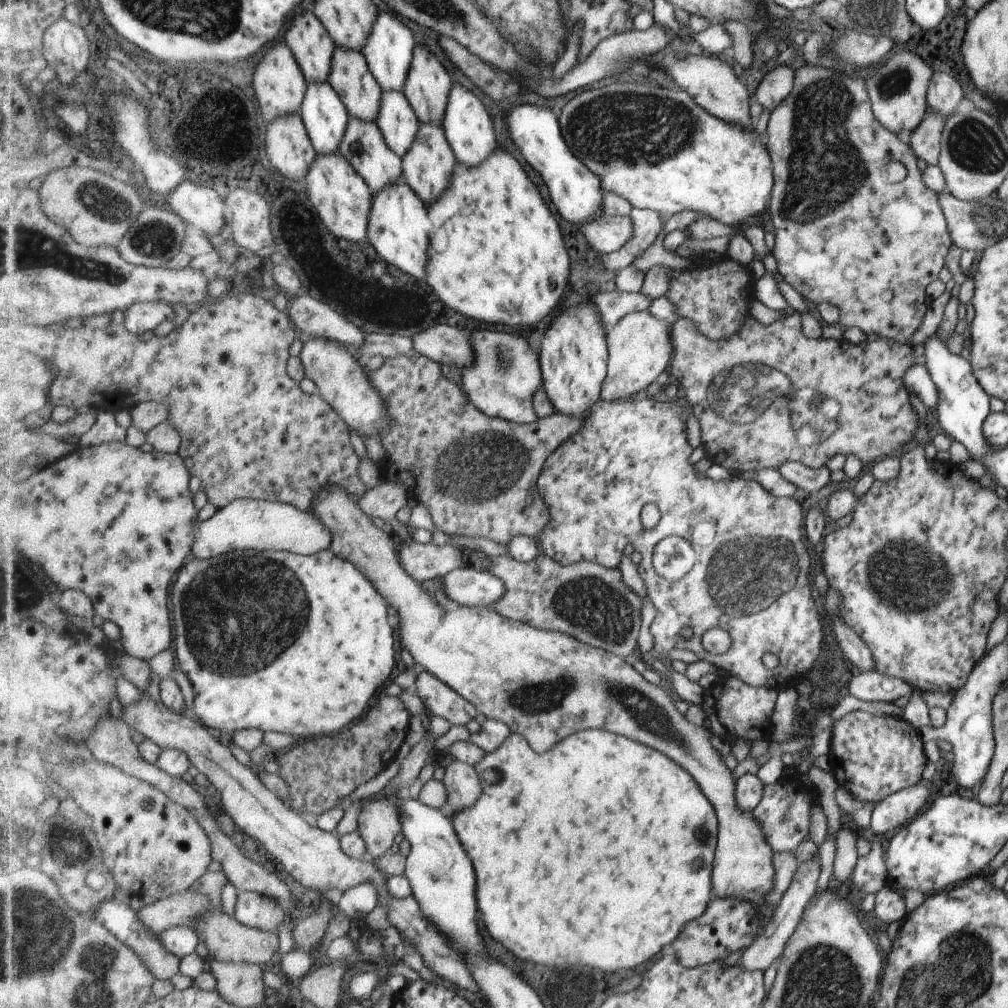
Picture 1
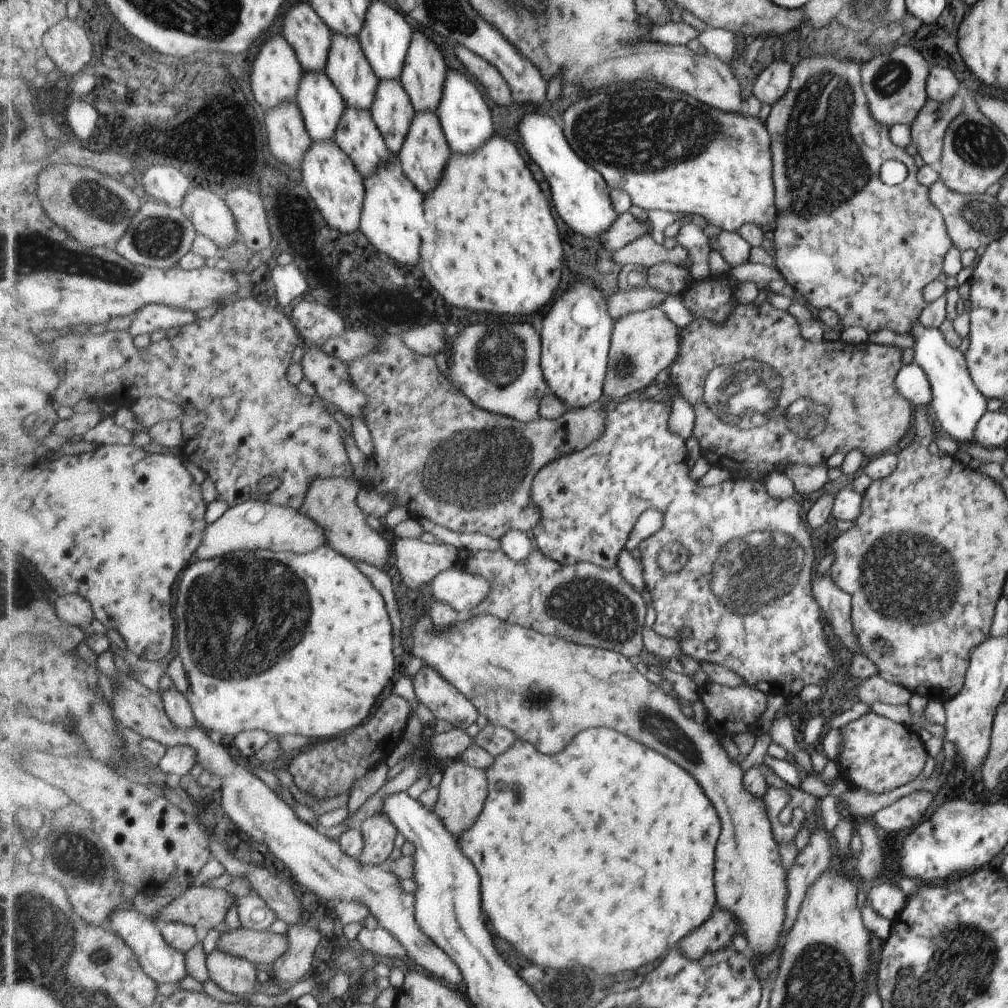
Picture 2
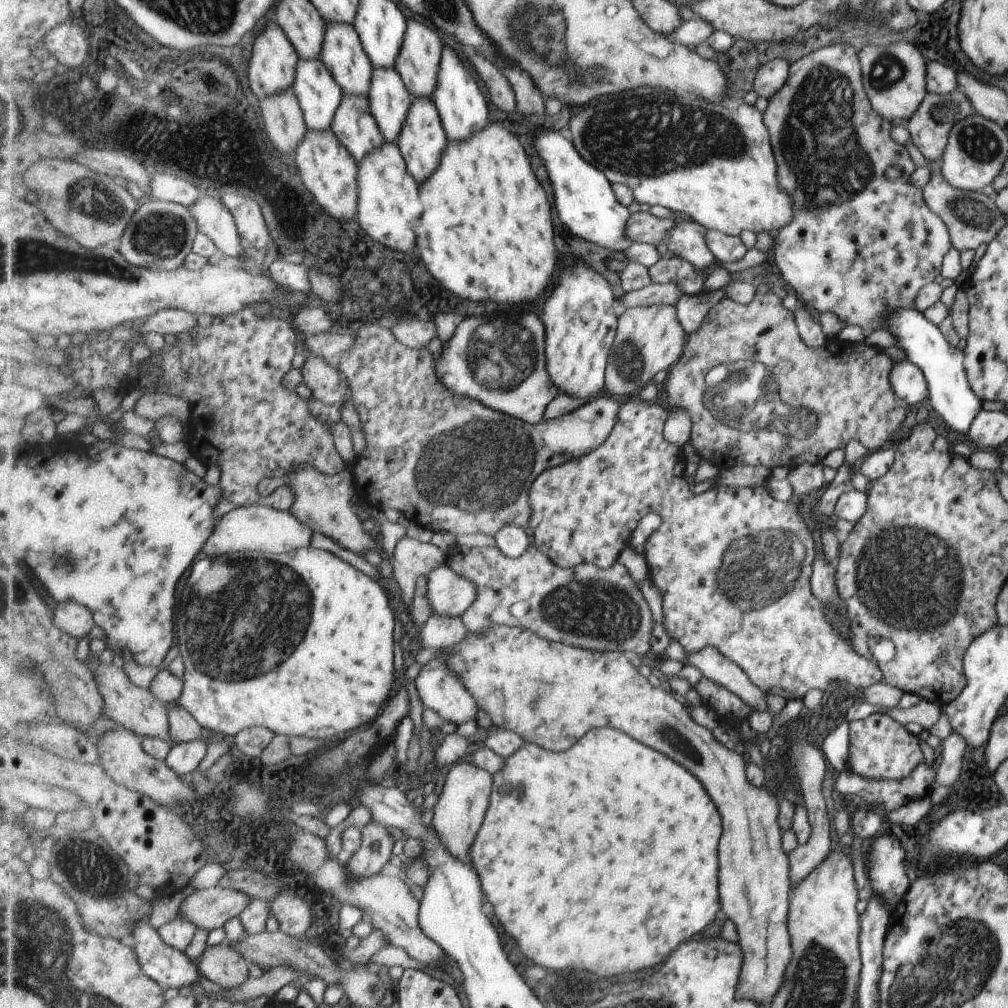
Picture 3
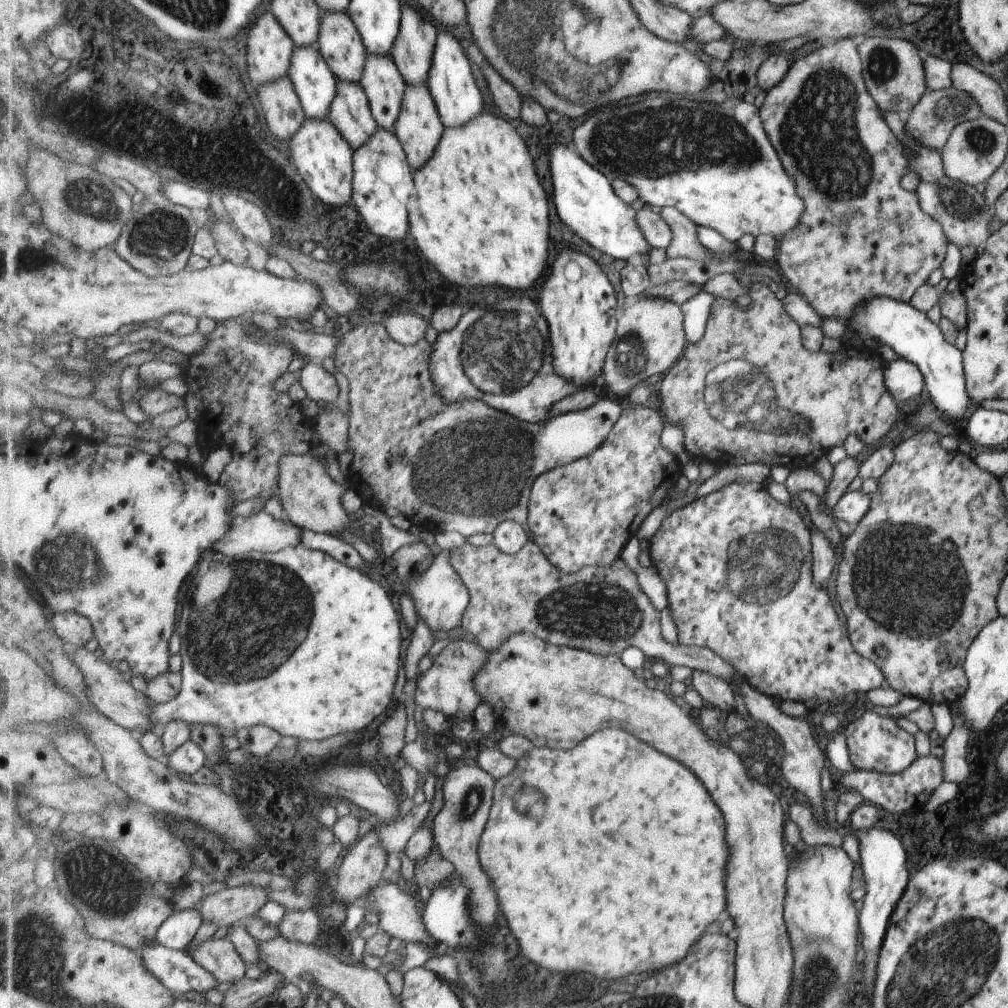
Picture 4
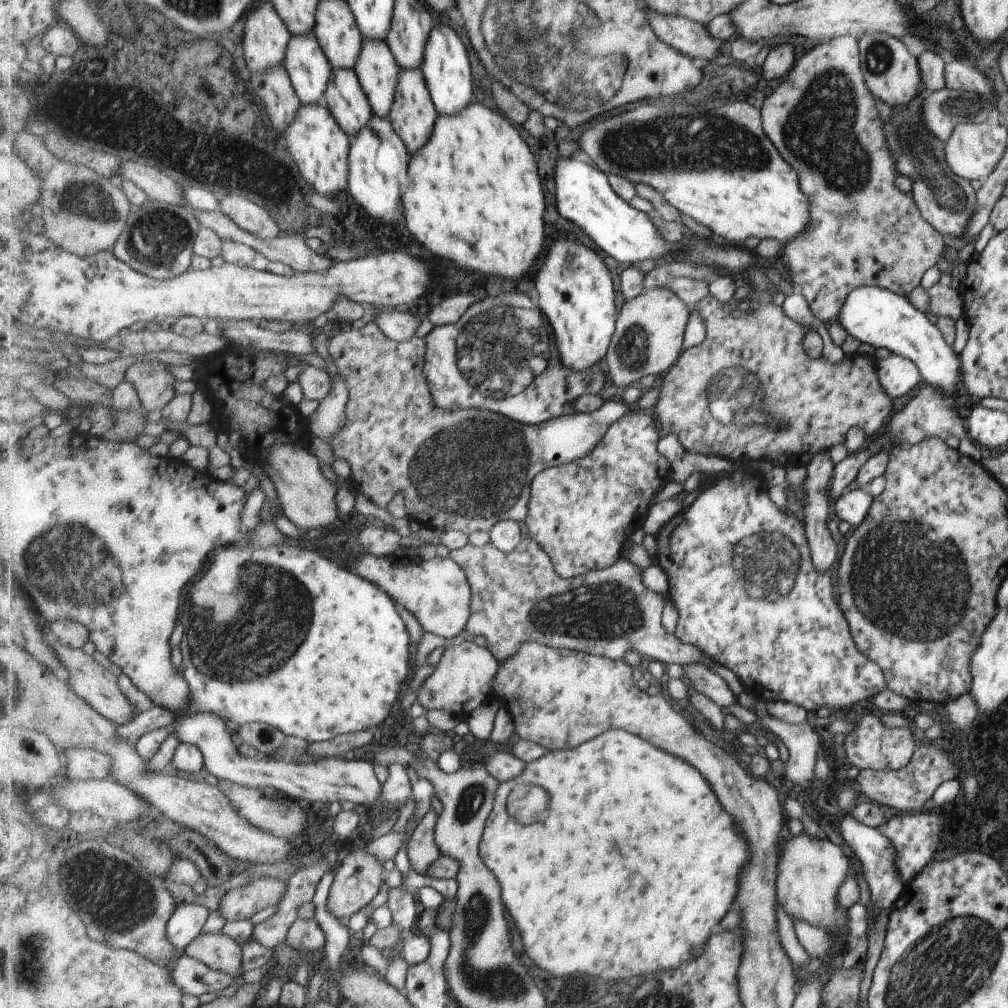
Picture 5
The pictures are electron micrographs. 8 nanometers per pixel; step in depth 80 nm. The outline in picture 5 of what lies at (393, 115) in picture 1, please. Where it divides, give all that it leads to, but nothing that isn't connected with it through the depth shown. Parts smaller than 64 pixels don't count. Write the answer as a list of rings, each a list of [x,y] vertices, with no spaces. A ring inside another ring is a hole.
[[[364,38],[355,71],[372,104],[373,113],[390,120],[393,104],[397,100],[401,68],[388,43]]]

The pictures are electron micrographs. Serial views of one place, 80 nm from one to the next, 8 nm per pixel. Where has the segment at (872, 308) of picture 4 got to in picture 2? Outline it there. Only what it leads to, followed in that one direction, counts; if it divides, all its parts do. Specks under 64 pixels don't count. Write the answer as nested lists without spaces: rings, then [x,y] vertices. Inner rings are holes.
[[[919,322],[909,330],[913,338],[913,360],[917,364],[931,386],[931,408],[939,422],[939,426],[951,439],[959,445],[971,444],[976,440],[976,426],[980,418],[985,414],[985,398],[979,388],[975,386],[968,371],[967,362],[963,362],[963,354],[959,350],[953,350],[943,339],[938,328],[925,328]]]

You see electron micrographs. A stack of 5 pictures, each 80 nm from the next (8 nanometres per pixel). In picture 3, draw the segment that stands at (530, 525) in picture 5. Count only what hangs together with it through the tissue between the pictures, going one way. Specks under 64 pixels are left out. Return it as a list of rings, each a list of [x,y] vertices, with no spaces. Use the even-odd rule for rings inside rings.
[[[633,400],[625,402],[619,410],[617,425],[613,428],[611,436],[593,452],[588,452],[586,456],[571,459],[566,464],[555,466],[545,470],[540,478],[536,479],[530,494],[530,504],[533,508],[533,518],[531,518],[531,530],[533,531],[533,544],[536,548],[543,551],[545,555],[553,560],[553,563],[560,568],[574,568],[584,563],[592,563],[601,569],[609,569],[619,560],[621,552],[629,546],[629,540],[633,532],[639,526],[639,520],[645,517],[645,514],[655,512],[662,517],[662,528],[644,545],[644,555],[647,564],[649,564],[650,580],[661,593],[662,598],[662,615],[661,626],[669,638],[677,640],[677,643],[685,653],[701,652],[705,648],[715,648],[721,656],[725,656],[729,662],[739,667],[749,680],[760,688],[761,691],[768,694],[775,694],[785,699],[785,701],[801,699],[803,695],[811,689],[821,690],[831,688],[835,682],[847,682],[857,690],[863,690],[867,686],[872,686],[875,682],[882,681],[879,665],[872,658],[865,659],[863,655],[856,654],[851,645],[850,634],[845,634],[841,626],[837,626],[837,614],[825,606],[825,602],[820,602],[812,594],[812,570],[813,560],[817,558],[817,534],[805,526],[803,520],[798,514],[797,505],[790,501],[777,501],[771,498],[765,488],[731,488],[731,486],[717,486],[705,490],[700,494],[693,495],[691,486],[694,483],[685,481],[685,465],[688,463],[683,453],[683,446],[677,448],[675,444],[669,444],[665,438],[663,428],[669,420],[669,411],[655,402],[644,400]]]

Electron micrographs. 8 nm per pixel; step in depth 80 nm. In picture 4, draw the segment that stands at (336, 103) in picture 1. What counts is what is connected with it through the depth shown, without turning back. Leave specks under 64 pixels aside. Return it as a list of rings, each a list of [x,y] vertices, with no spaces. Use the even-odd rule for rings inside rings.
[[[317,46],[296,48],[290,80],[304,107],[306,118],[329,119],[340,86]]]

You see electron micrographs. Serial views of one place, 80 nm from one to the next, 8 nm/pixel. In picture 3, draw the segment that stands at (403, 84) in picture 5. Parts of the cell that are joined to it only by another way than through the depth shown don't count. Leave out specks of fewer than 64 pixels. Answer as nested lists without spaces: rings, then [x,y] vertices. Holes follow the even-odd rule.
[[[413,98],[412,106],[408,113],[408,121],[403,126],[398,140],[401,153],[408,164],[408,170],[419,184],[425,184],[431,174],[441,166],[441,158],[445,154],[445,148],[450,145],[450,140],[441,121],[440,112],[432,98]]]

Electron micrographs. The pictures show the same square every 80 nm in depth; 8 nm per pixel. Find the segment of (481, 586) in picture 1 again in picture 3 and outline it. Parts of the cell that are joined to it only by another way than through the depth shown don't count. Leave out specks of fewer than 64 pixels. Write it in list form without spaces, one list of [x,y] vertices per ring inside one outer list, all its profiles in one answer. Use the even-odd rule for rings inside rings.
[[[447,564],[429,574],[427,599],[434,614],[462,616],[476,602],[477,594],[477,586]]]

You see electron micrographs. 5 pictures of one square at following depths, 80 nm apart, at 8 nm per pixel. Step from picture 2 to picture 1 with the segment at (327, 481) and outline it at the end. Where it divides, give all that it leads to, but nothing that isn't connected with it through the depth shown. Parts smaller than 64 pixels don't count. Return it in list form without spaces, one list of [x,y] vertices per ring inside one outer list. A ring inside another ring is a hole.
[[[329,485],[328,490],[319,493],[312,504],[312,510],[309,511],[319,517],[323,521],[323,524],[331,531],[332,545],[330,548],[333,549],[333,552],[338,554],[341,558],[349,559],[355,566],[358,566],[364,574],[367,574],[368,578],[371,579],[376,586],[376,589],[385,595],[385,600],[397,610],[399,627],[402,630],[402,647],[408,650],[415,662],[422,666],[424,670],[432,672],[439,680],[442,680],[445,684],[453,688],[453,690],[459,692],[461,696],[469,700],[469,702],[472,702],[478,712],[482,713],[487,719],[495,719],[496,721],[504,722],[511,729],[512,733],[524,736],[533,747],[533,750],[536,750],[539,754],[548,753],[551,749],[555,748],[555,746],[559,745],[561,741],[564,741],[565,738],[581,732],[581,730],[587,730],[587,728],[605,728],[605,730],[613,730],[613,732],[617,732],[617,734],[625,734],[627,738],[637,738],[639,742],[645,742],[645,744],[649,744],[649,746],[661,750],[663,754],[669,754],[669,758],[673,758],[673,762],[681,762],[681,766],[683,766],[686,771],[689,770],[689,774],[691,774],[693,778],[697,778],[697,782],[701,782],[701,790],[705,790],[705,794],[709,794],[709,802],[713,802],[713,806],[717,806],[717,818],[721,818],[721,838],[717,838],[716,858],[713,861],[713,896],[717,899],[731,897],[738,901],[748,902],[756,909],[756,914],[763,924],[761,929],[765,927],[765,924],[772,918],[775,910],[773,905],[768,905],[764,901],[766,894],[773,888],[774,883],[775,871],[773,866],[771,866],[772,847],[769,842],[767,842],[760,822],[751,812],[740,811],[738,809],[735,794],[736,782],[733,780],[733,774],[725,768],[725,764],[723,764],[719,752],[715,752],[713,746],[709,744],[709,736],[711,736],[712,733],[703,730],[701,726],[689,724],[689,722],[679,714],[679,711],[675,710],[676,706],[673,706],[669,694],[667,694],[661,686],[647,682],[647,680],[625,660],[625,657],[621,655],[609,652],[605,649],[599,649],[580,640],[575,640],[572,636],[562,632],[538,629],[525,622],[505,618],[504,615],[498,613],[493,607],[464,607],[457,603],[451,603],[445,609],[440,607],[434,599],[431,590],[429,590],[429,585],[417,582],[410,574],[407,574],[406,569],[402,567],[400,563],[399,546],[395,546],[395,540],[393,540],[389,534],[385,534],[382,529],[379,530],[375,524],[371,524],[371,518],[365,514],[360,504],[355,502],[350,492],[341,485]]]

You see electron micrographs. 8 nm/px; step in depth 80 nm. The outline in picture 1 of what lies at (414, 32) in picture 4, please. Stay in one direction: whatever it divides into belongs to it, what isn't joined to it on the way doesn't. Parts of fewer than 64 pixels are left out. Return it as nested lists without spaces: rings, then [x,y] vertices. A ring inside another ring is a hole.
[[[416,45],[404,93],[423,123],[442,126],[453,78],[439,58],[423,45]]]

